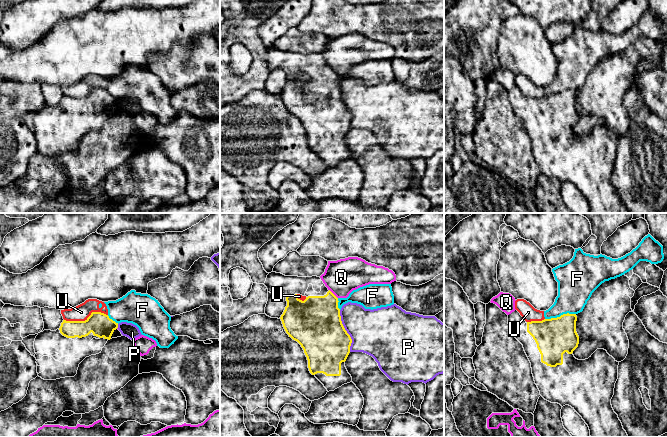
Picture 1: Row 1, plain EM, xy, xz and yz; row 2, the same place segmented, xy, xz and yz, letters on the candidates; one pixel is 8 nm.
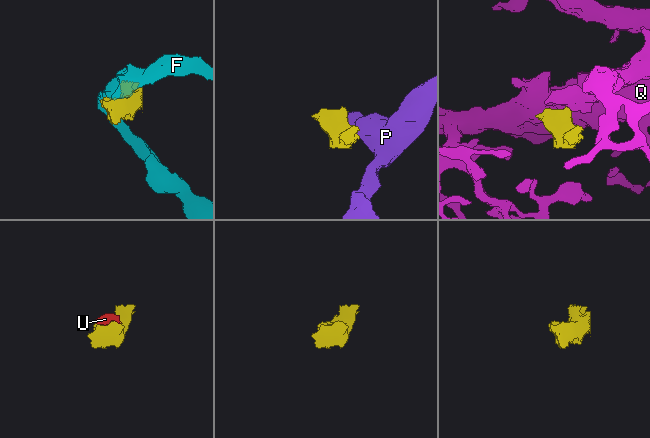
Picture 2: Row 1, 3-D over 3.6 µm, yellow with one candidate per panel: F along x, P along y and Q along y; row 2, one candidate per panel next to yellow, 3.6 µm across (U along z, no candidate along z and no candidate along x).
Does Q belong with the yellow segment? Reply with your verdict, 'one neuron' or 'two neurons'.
two neurons

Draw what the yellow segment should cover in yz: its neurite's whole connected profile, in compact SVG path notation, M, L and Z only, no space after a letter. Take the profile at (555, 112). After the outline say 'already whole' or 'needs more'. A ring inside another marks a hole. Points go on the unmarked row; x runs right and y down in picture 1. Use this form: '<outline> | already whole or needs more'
M517 86L508 91L511 107L523 121L531 139L540 171L562 183L571 182L588 201L591 213L628 213L611 181L618 155L619 138L604 125L597 125L588 135L576 135L573 131L579 120L576 97L576 90L569 89L557 94L531 98L526 98Z | needs more

